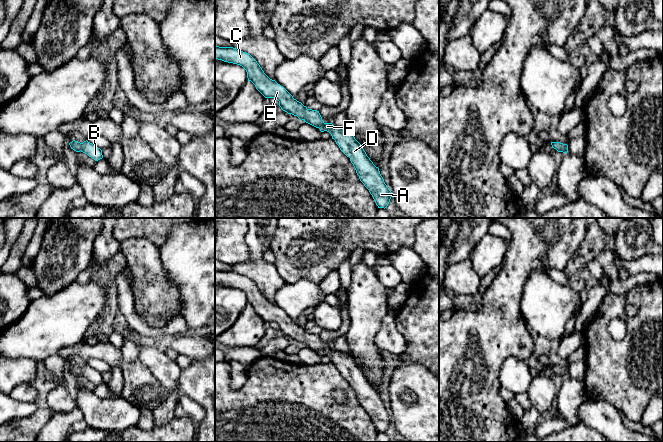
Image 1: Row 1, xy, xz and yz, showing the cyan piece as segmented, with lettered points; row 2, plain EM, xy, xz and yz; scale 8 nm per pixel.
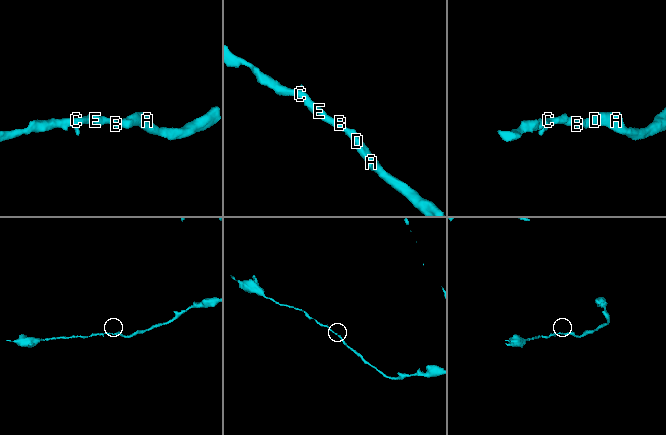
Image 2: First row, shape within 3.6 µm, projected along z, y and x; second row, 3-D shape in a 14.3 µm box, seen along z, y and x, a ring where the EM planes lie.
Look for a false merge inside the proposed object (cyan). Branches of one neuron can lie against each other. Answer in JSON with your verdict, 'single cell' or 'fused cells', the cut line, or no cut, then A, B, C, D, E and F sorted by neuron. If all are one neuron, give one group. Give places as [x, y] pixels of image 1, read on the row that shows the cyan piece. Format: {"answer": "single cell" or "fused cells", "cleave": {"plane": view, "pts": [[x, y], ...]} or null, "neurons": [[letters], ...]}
{"answer": "single cell", "cleave": null, "neurons": [["A", "B", "C", "D", "E", "F"]]}

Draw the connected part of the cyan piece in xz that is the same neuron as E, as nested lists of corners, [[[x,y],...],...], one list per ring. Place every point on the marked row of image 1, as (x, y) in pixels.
[[[215,46],[215,59],[242,66],[247,72],[248,81],[251,81],[265,98],[276,98],[283,111],[319,128],[321,132],[329,132],[340,150],[350,158],[360,181],[369,190],[378,208],[385,209],[388,206],[392,192],[385,184],[379,168],[367,156],[350,129],[325,123],[319,111],[308,109],[294,99],[283,86],[270,79],[250,54],[233,47]]]

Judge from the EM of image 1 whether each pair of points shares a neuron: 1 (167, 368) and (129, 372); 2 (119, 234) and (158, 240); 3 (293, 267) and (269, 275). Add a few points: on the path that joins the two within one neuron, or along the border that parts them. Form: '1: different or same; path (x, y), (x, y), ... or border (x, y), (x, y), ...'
1: different; border (138, 359), (161, 381), (165, 388)
2: same; path (129, 230), (148, 230)
3: different; border (274, 264), (277, 272), (286, 282)

